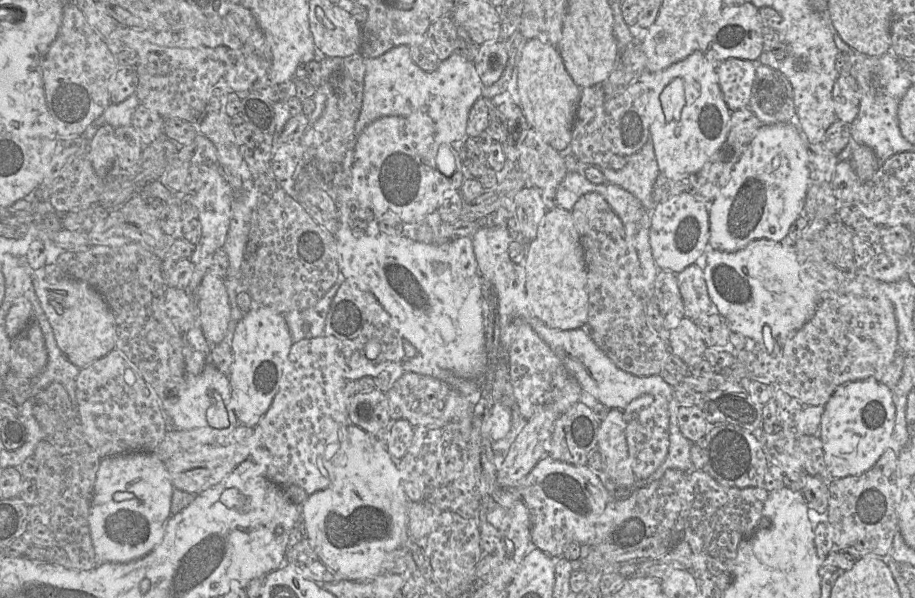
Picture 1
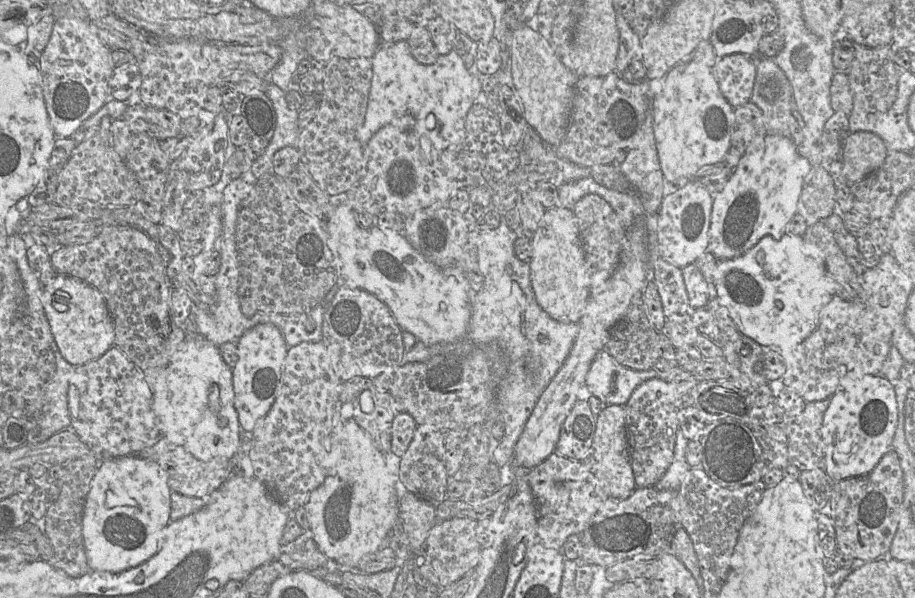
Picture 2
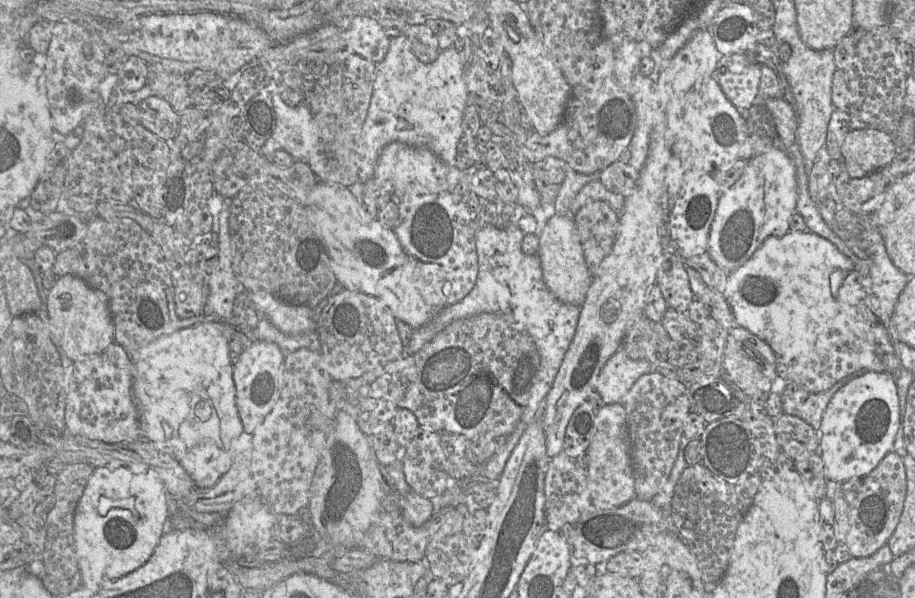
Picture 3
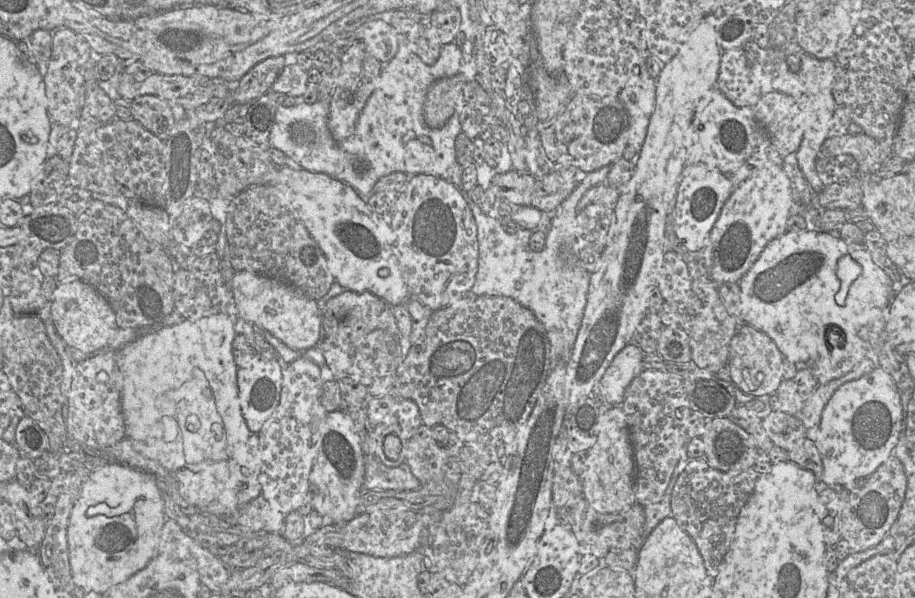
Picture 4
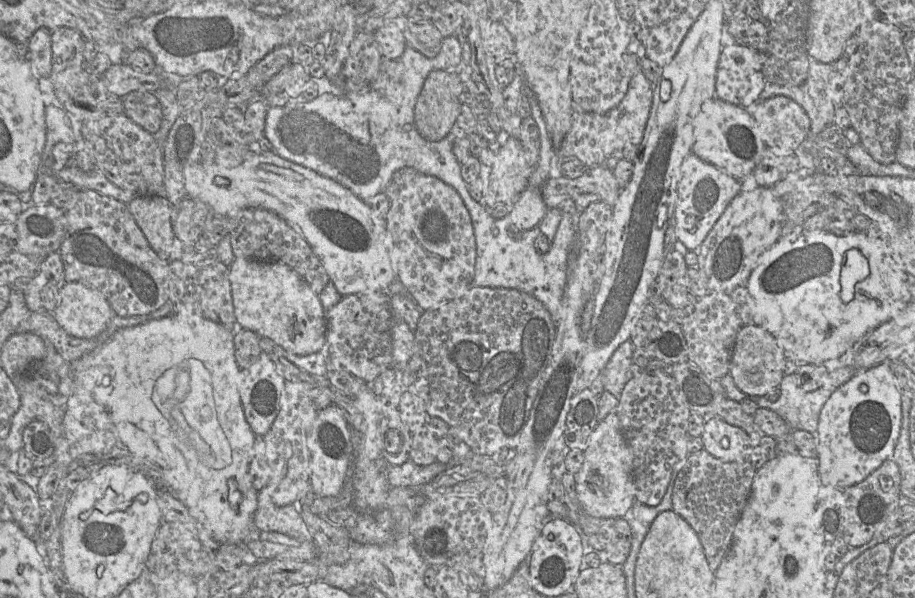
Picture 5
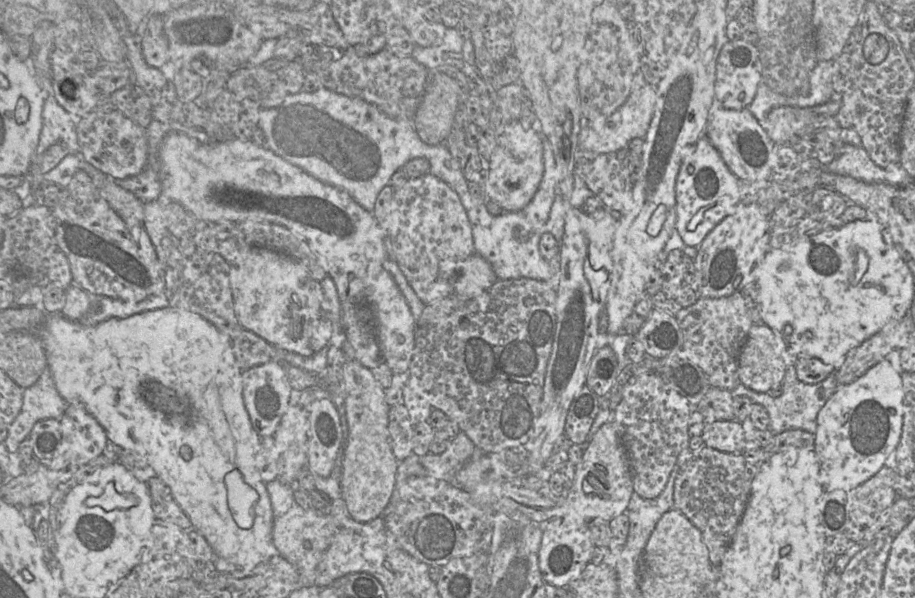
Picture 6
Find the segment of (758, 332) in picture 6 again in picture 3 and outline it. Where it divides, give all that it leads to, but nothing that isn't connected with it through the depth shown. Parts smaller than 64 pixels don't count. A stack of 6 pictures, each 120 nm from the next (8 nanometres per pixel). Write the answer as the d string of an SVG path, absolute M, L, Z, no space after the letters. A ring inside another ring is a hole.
M738 325L729 330L722 357L723 378L742 390L746 395L770 393L777 383L776 355L771 347L762 339Z

